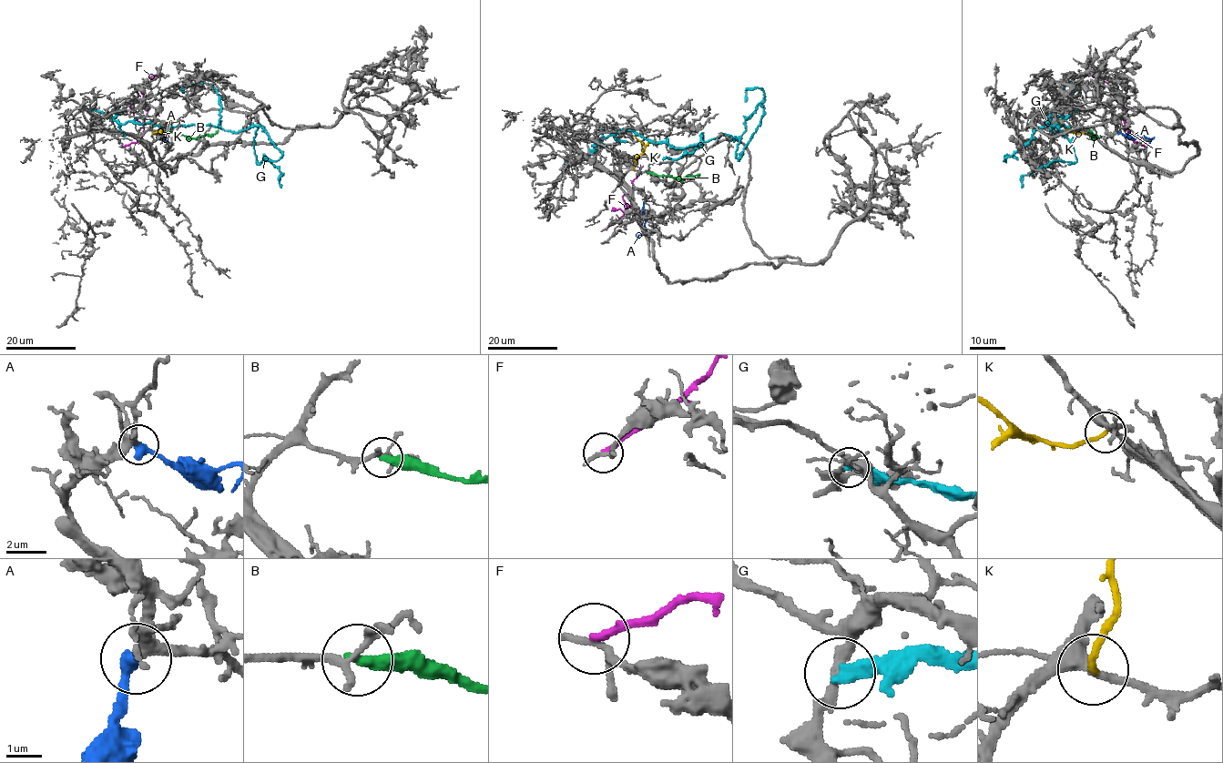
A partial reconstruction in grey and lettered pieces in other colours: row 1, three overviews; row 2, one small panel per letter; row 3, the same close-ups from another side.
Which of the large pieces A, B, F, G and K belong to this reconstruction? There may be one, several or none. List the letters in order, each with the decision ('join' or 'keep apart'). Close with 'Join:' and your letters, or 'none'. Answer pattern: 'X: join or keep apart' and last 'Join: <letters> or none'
A: join
B: keep apart
F: keep apart
G: keep apart
K: join
Join: A, K

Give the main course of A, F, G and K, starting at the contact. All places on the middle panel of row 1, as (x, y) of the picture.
A: (645, 202), (645, 228), (638, 239)
F: (605, 229), (630, 207), (625, 203), (623, 196), (632, 188), (640, 165)
G: (565, 162), (585, 158), (602, 139), (620, 130), (675, 147), (729, 135), (739, 140), (738, 161), (763, 105)
K: (633, 170), (635, 159), (644, 147), (649, 143), (657, 143)

